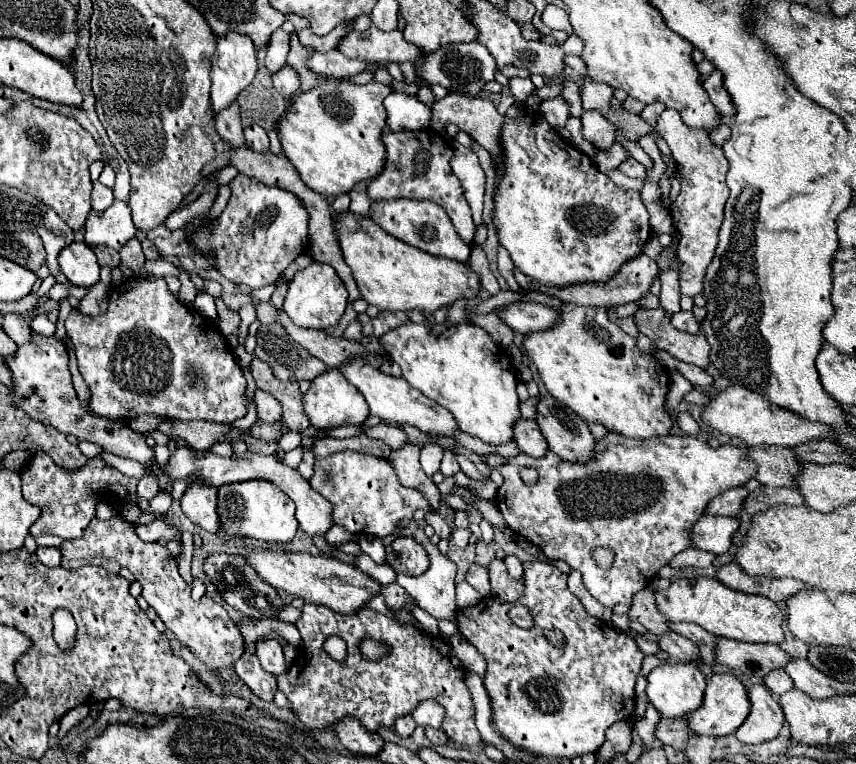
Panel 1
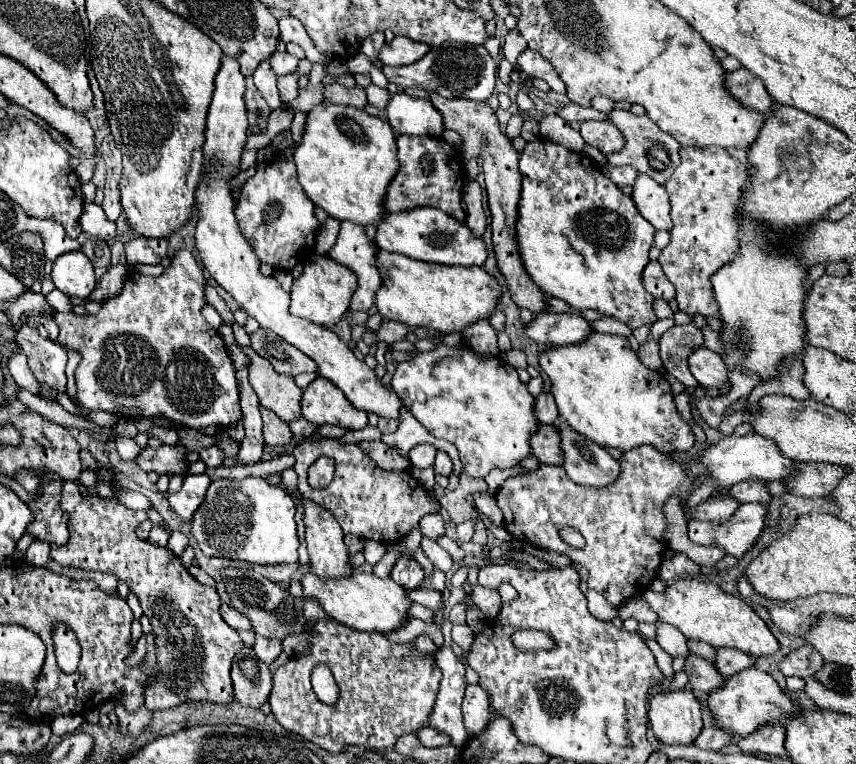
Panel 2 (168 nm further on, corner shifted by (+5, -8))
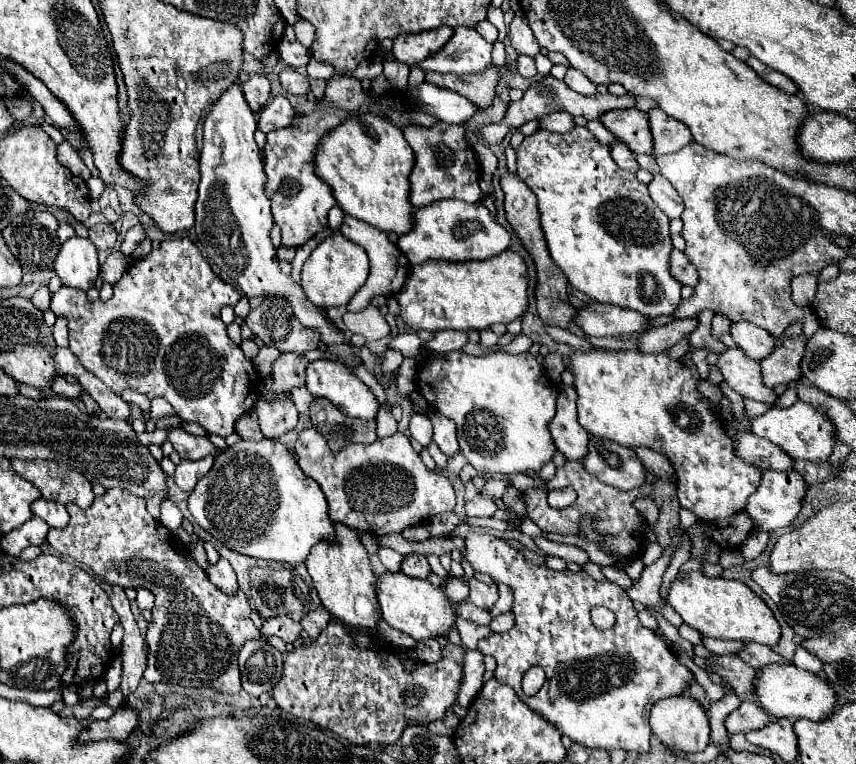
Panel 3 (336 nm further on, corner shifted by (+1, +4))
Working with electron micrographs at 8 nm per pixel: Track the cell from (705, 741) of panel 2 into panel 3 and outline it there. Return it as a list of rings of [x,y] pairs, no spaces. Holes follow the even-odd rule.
[[[743,701],[739,705],[739,709],[735,709],[733,713],[727,715],[725,729],[727,729],[729,735],[747,733],[747,731],[753,731],[753,729],[761,729],[761,727],[765,727],[771,721],[775,721],[775,719],[769,717],[757,703]]]

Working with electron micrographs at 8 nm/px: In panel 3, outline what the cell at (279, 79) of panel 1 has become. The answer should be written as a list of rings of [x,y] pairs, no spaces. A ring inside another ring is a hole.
[[[287,67],[287,69],[283,69],[279,73],[279,81],[281,81],[283,89],[287,93],[291,93],[291,95],[305,95],[305,93],[309,93],[309,79],[305,75],[297,73],[291,67]]]

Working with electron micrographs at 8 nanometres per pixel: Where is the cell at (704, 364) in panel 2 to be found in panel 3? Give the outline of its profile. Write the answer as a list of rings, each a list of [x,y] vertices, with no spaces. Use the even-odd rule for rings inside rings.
[[[737,347],[725,349],[719,355],[715,365],[719,367],[721,375],[725,377],[725,383],[733,391],[737,391],[741,397],[755,399],[755,401],[761,401],[767,405],[773,405],[777,401],[773,391],[769,387],[763,387],[759,363],[753,359],[747,359],[741,349],[737,349]]]

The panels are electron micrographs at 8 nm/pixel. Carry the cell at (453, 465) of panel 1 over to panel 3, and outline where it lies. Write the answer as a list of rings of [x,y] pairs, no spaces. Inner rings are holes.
[[[429,409],[427,417],[433,423],[433,441],[437,443],[437,447],[441,449],[441,453],[445,453],[447,457],[453,457],[455,453],[459,453],[459,443],[457,443],[457,429],[455,423],[451,423],[451,419],[443,417],[439,411]]]

